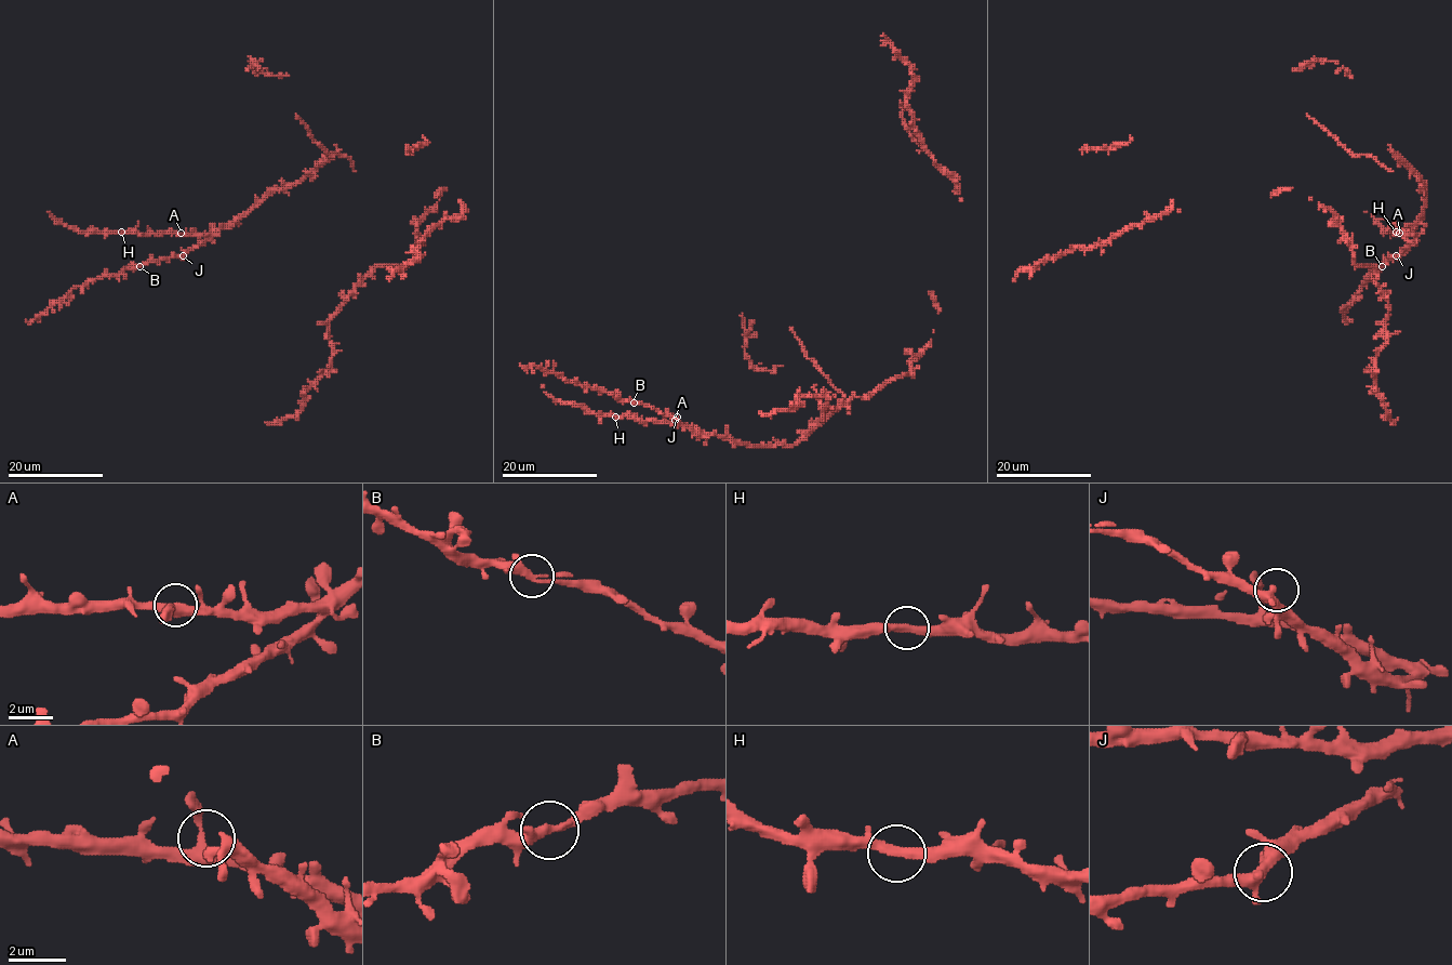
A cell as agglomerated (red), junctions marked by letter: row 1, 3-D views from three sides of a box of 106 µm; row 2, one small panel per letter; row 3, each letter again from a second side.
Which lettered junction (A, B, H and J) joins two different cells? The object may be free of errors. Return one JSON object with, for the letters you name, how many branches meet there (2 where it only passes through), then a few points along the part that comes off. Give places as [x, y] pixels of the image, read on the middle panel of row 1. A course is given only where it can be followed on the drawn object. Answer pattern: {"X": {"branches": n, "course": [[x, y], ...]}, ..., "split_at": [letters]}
{"split_at": []}

